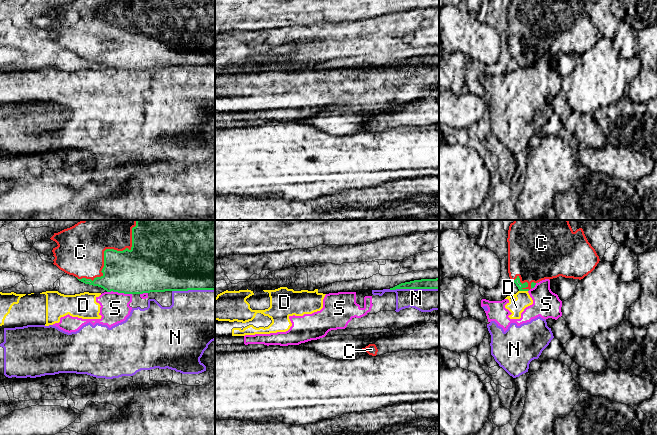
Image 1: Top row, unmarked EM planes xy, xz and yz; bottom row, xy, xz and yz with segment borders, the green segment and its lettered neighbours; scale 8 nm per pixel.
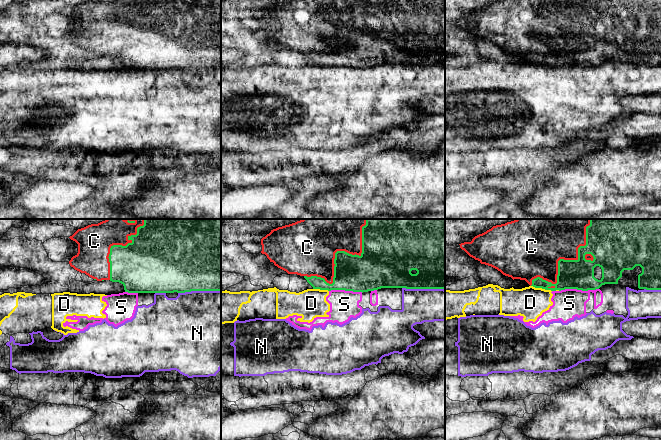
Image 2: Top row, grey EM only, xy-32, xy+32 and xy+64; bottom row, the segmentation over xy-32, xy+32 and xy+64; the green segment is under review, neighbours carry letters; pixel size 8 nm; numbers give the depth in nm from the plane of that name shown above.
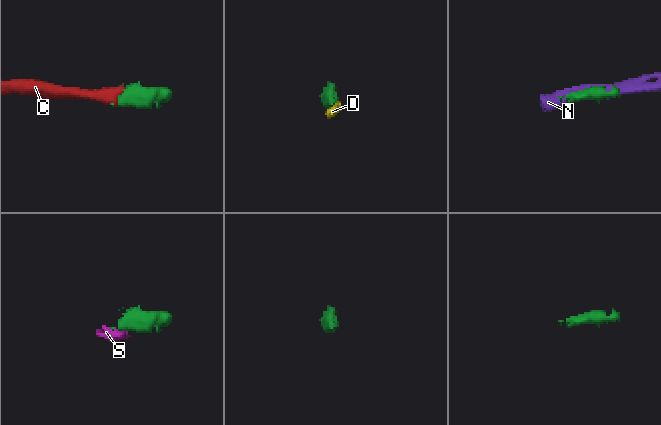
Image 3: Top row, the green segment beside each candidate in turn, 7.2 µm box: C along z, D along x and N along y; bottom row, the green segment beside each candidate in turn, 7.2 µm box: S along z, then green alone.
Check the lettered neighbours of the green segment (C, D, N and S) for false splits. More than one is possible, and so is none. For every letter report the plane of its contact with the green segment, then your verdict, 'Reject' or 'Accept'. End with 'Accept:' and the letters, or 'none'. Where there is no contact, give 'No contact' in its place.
C: Touches green in xy. Accept
D: Touches green in yz. Reject
N: Touches green in xz. Reject
S: Touches green in xy. Reject
Accept: C

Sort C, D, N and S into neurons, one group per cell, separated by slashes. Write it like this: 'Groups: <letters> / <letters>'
Groups: C / D N S

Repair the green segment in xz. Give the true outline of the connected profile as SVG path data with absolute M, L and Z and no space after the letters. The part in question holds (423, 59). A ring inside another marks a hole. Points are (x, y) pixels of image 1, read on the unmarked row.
M439 54L414 56L390 64L390 66L396 65L439 65Z

